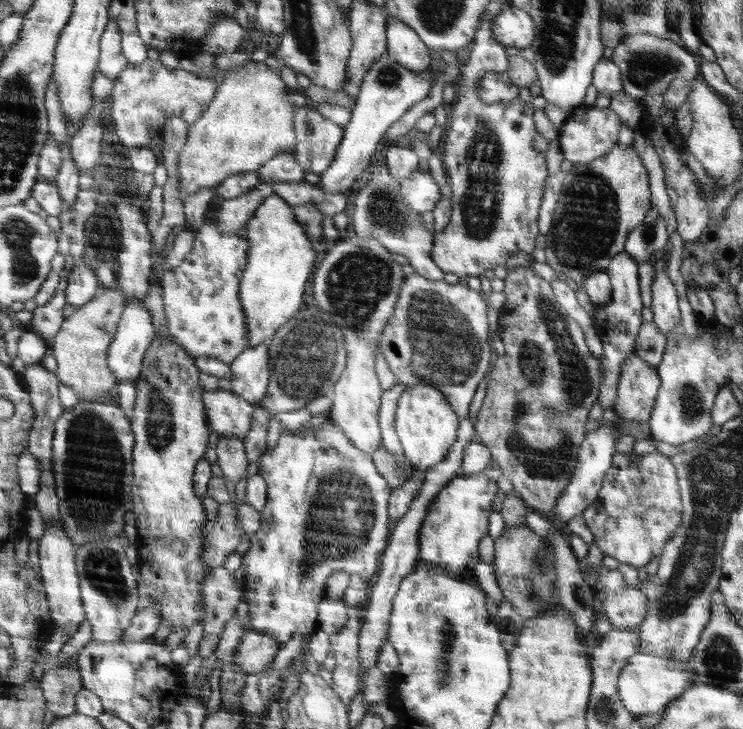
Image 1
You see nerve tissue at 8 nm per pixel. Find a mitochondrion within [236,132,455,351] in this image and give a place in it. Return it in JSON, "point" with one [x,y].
{"point":[360,280]}

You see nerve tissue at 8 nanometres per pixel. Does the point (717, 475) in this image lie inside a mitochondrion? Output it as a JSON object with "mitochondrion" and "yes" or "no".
{"mitochondrion":"yes"}

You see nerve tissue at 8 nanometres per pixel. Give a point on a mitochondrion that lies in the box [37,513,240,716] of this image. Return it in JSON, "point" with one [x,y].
{"point":[103,570]}

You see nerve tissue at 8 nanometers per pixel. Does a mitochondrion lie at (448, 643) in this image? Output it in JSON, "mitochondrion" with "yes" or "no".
{"mitochondrion":"yes"}

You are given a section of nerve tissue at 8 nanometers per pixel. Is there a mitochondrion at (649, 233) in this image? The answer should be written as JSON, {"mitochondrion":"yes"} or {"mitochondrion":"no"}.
{"mitochondrion":"yes"}

